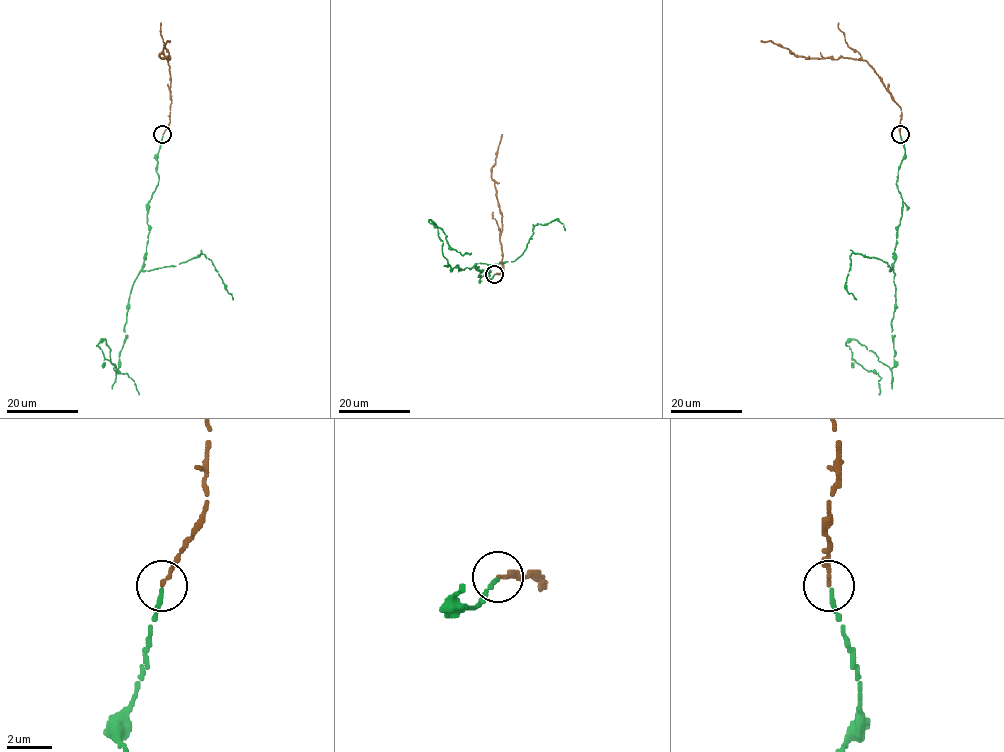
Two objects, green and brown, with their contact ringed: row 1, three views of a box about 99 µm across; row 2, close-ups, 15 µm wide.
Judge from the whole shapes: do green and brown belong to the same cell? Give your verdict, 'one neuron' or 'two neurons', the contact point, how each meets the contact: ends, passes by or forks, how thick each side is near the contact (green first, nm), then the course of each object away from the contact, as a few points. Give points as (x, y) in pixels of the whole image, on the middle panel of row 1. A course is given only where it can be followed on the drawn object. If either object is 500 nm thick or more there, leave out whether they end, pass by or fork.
one neuron; at (494, 274); green ends there; brown ends there; 200 nm thick on the green side, 170 nm on the other; green runs (495, 274), (452, 269), (429, 221), (452, 248), (471, 253); brown runs (495, 274), (502, 275), (499, 239), (502, 213), (491, 169), (502, 134)

